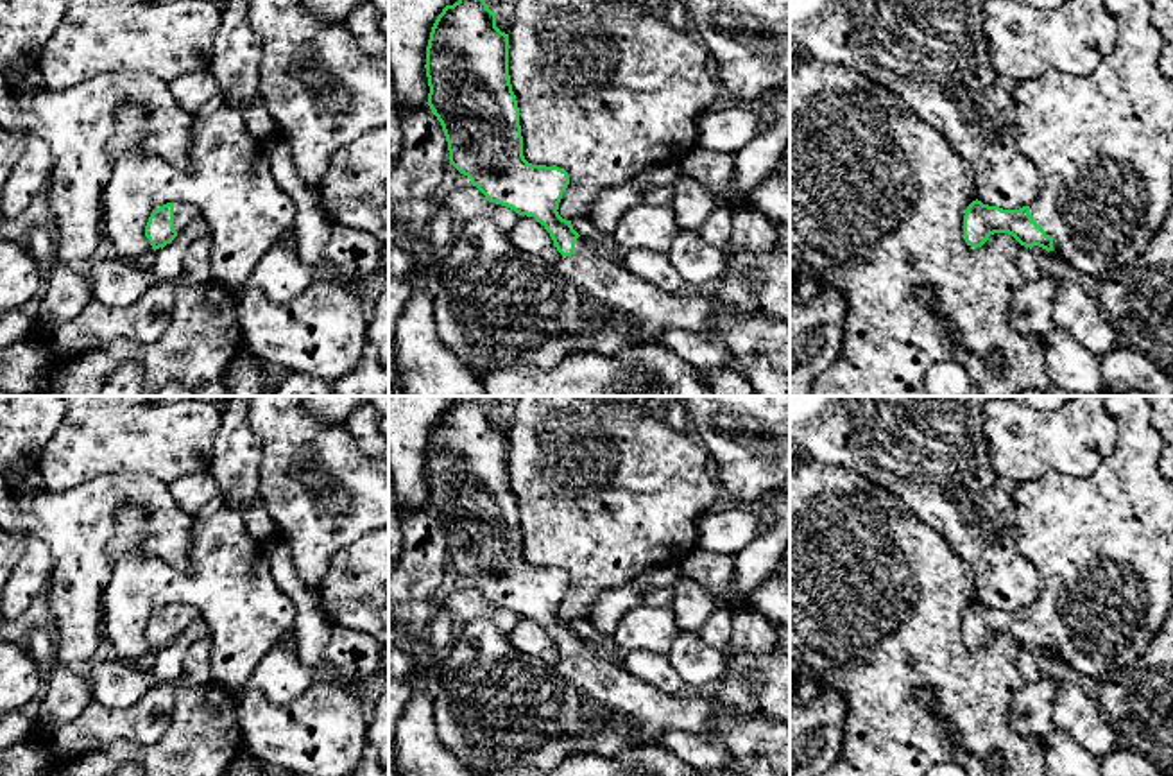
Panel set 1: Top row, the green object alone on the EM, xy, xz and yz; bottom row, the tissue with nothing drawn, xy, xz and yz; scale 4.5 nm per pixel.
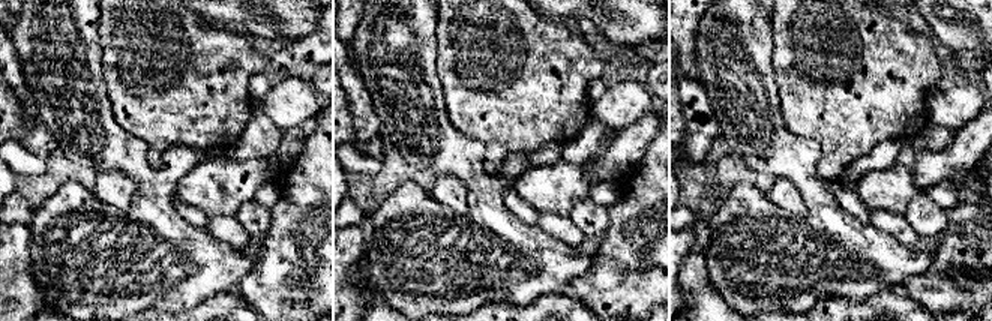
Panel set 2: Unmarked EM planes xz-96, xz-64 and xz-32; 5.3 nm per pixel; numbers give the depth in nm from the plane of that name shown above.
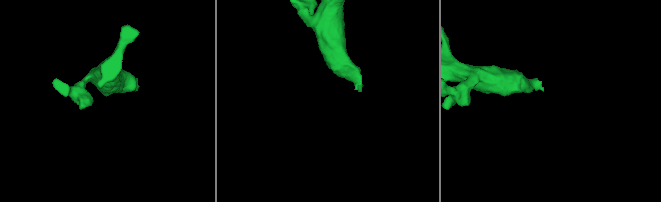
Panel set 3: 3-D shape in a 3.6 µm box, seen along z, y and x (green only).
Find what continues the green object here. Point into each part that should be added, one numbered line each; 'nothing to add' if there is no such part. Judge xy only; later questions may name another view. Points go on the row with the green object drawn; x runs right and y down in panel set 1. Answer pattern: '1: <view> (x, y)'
1: xy (183, 212)

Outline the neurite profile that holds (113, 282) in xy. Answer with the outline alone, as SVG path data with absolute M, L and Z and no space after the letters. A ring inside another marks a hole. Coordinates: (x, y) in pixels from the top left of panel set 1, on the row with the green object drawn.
M197 215L170 244L154 251L149 269L125 263L118 256L95 262L90 274L93 299L106 306L131 306L147 289L176 280L188 246L204 235L211 235L211 228Z

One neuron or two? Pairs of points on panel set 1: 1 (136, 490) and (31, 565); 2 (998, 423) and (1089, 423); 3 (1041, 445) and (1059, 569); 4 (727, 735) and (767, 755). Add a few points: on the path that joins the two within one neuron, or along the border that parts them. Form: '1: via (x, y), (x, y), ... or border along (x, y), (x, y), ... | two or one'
1: border along (22, 533), (49, 547), (52, 572), (45, 592) | two
2: via (1021, 429), (1066, 429) | one
3: border along (1087, 474), (1061, 475), (1046, 472), (1012, 486) | two
4: via (736, 735), (744, 735), (758, 746) | one

